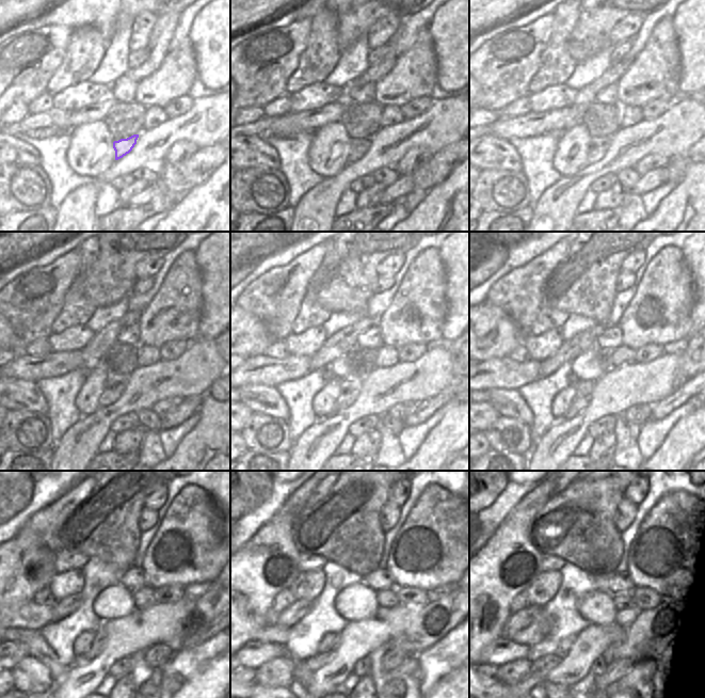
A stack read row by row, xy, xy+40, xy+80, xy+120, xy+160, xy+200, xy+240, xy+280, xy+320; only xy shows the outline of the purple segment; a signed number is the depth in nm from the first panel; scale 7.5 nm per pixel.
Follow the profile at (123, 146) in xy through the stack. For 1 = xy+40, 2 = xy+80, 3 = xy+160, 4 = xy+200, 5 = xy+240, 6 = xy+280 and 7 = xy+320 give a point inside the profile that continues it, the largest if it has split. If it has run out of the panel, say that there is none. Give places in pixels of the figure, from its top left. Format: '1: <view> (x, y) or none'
1: xy+40 (358, 147)
2: xy+80 (598, 145)
3: xy+160 (351, 386)
4: xy+200 (585, 387)
5: xy+240 (100, 639)
6: xy+280 (304, 668)
7: xy+320 (542, 666)

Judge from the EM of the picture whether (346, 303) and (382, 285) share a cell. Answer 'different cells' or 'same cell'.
different cells

